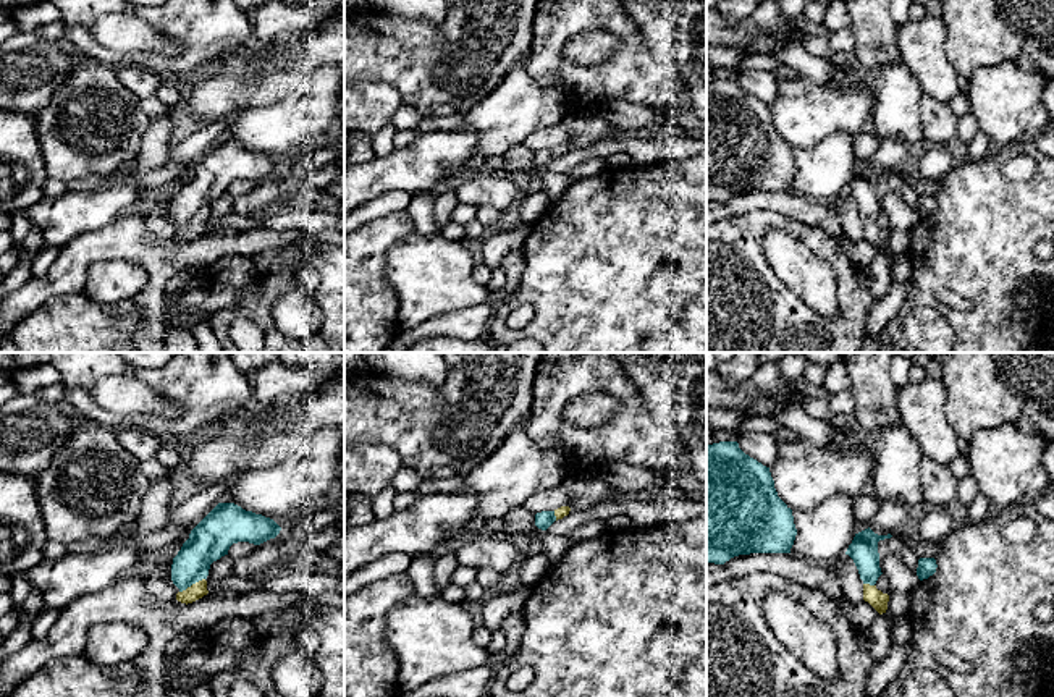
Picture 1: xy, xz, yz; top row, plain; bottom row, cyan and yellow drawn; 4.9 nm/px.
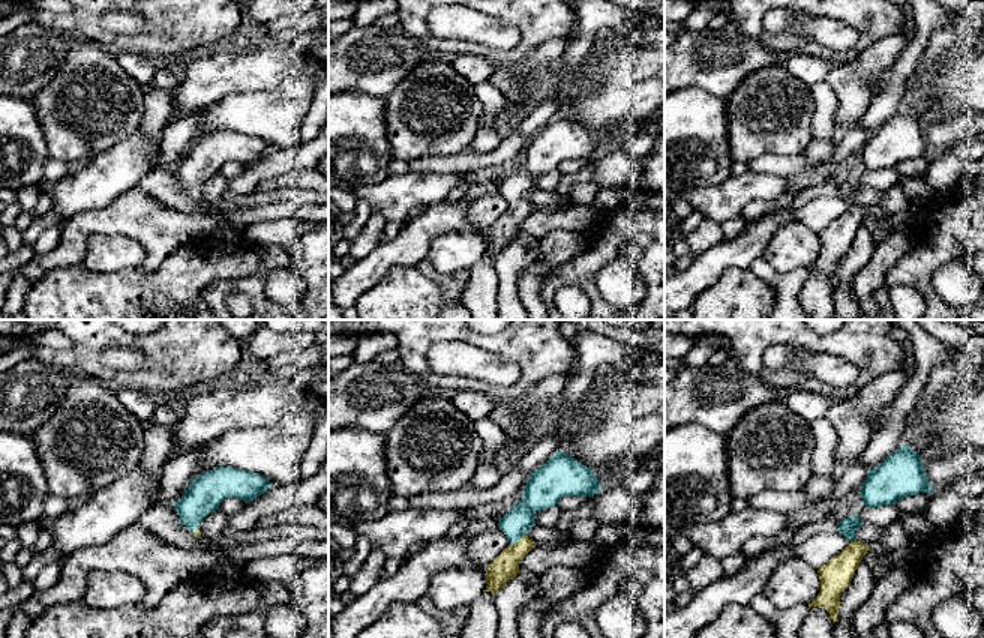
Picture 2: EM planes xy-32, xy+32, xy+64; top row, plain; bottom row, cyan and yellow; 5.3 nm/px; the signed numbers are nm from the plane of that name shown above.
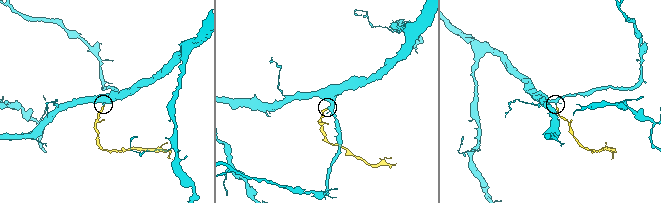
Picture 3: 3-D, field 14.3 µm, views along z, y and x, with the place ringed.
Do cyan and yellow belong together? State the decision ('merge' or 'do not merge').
merge

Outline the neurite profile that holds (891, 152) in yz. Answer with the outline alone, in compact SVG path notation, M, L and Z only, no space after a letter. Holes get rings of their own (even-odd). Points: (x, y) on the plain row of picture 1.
M899 137L883 139L870 167L878 173L897 173L909 155L907 144Z

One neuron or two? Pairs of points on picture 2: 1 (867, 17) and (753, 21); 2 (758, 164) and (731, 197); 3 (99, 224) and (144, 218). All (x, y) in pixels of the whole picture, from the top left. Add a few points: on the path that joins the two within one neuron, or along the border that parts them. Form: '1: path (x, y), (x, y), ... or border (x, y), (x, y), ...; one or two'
1: path (854, 51), (827, 54), (807, 45), (785, 44); one
2: border (747, 168), (756, 173), (773, 173), (785, 177); two
3: path (110, 219), (134, 218); one

